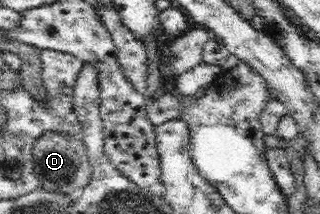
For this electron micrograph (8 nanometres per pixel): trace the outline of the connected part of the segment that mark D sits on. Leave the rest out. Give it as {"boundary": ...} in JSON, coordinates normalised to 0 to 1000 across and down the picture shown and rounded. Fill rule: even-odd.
{"boundary":[[[141,612],[116,645],[100,701],[106,813],[147,893],[222,911],[241,879],[259,879],[288,822],[288,780],[256,654],[191,612]]]}

